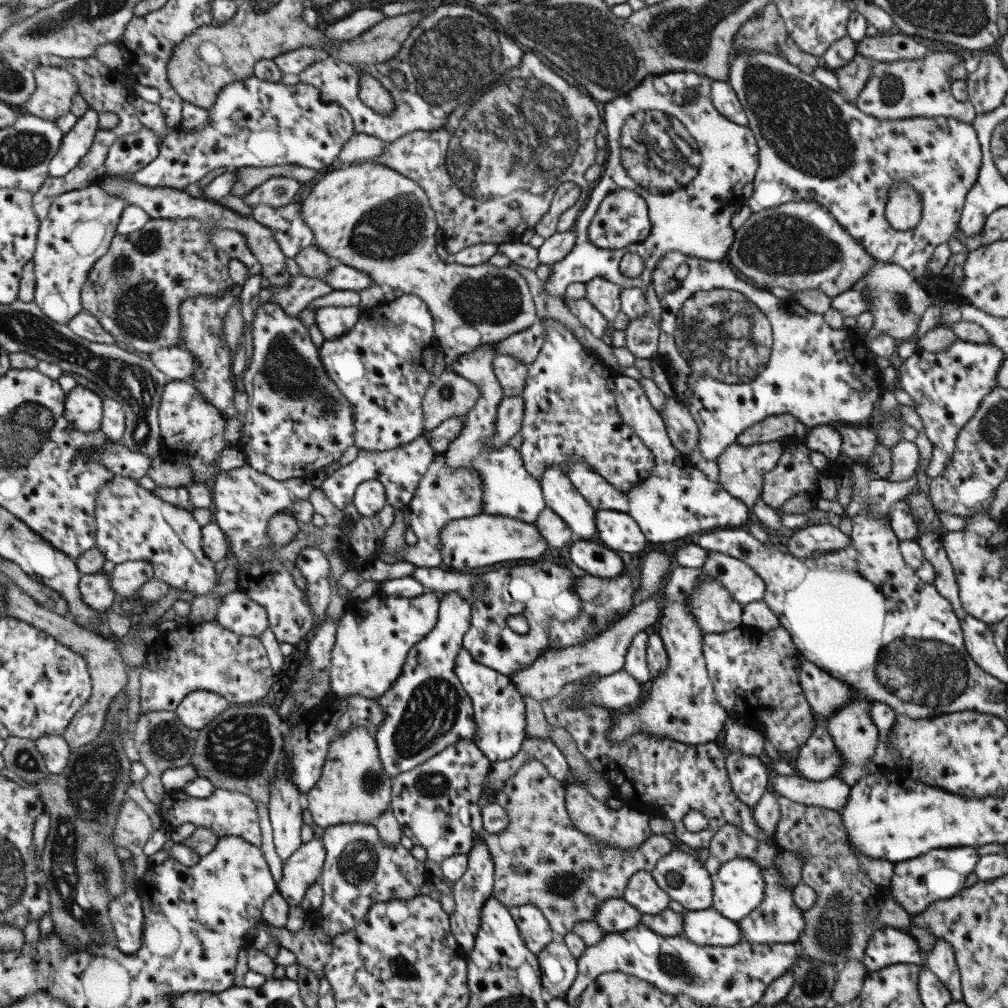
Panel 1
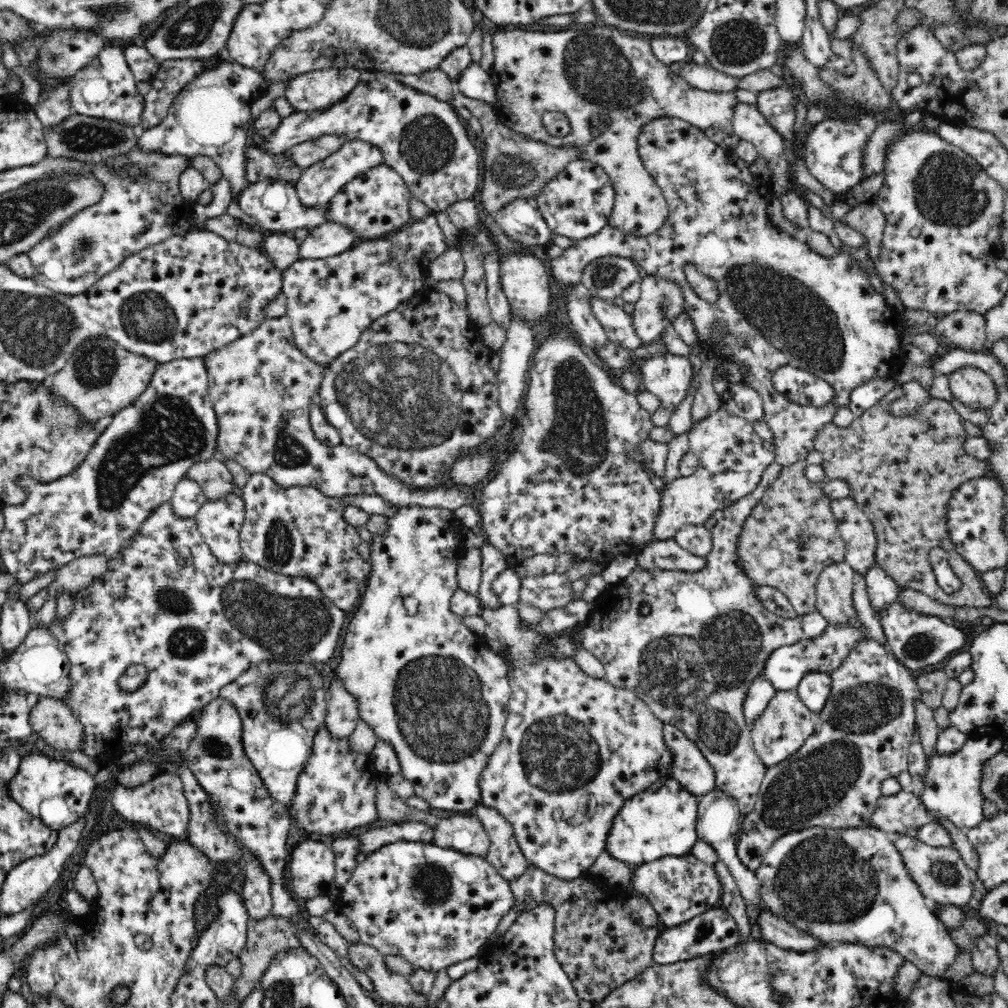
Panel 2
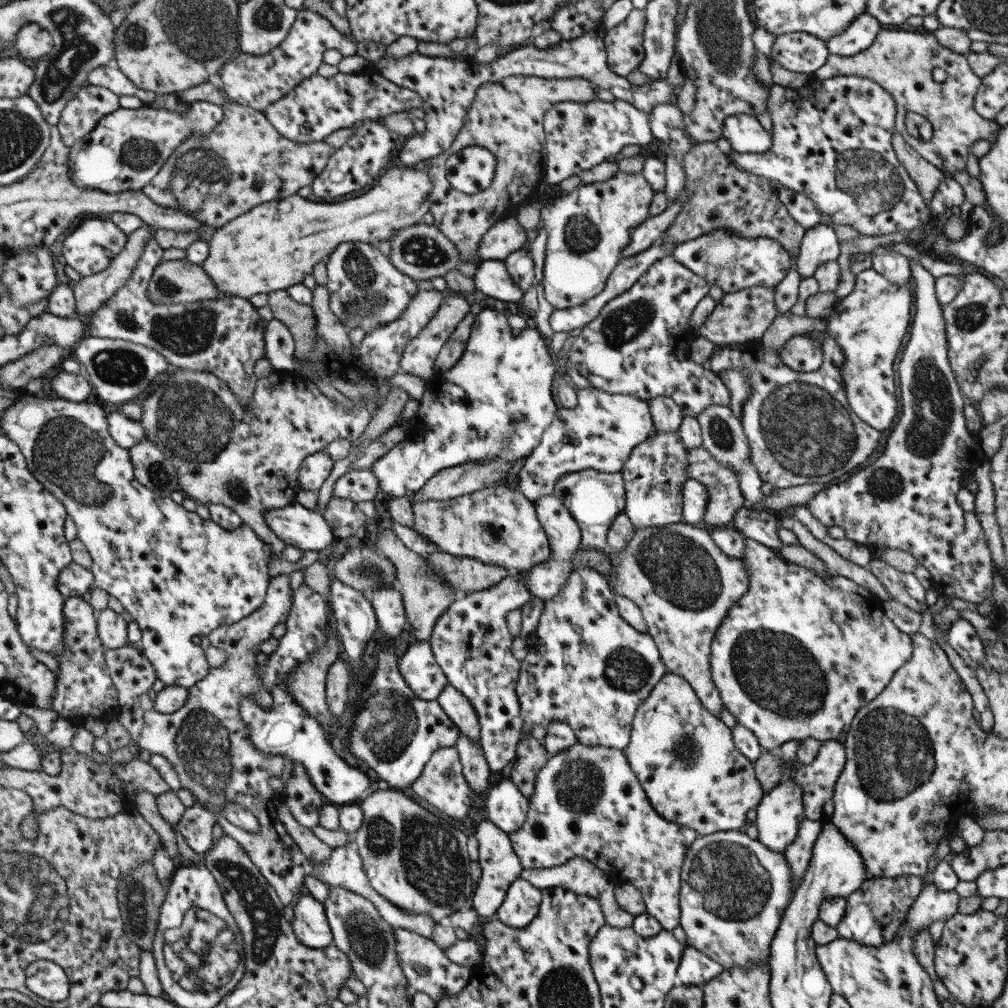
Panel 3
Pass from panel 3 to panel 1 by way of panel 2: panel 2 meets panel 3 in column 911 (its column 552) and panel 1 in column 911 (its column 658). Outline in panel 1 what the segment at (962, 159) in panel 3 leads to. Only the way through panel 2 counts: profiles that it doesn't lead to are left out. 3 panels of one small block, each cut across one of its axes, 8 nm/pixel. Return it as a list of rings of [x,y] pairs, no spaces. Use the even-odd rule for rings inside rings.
[[[931,52],[915,60],[876,61],[869,73],[869,79],[855,97],[854,105],[866,115],[879,120],[899,120],[908,118],[933,118],[944,116],[971,124],[976,115],[968,99],[955,100],[950,93],[953,80],[948,73],[952,64],[961,59],[947,52]],[[896,180],[888,190],[884,217],[891,228],[906,231],[917,226],[921,216],[921,201],[918,194],[904,182]]]

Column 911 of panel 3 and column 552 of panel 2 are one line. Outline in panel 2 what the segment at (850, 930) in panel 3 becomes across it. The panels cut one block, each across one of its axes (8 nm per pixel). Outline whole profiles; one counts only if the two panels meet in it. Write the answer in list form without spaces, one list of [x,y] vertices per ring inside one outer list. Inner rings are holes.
[[[529,863],[522,876],[510,881],[510,887],[516,897],[514,908],[527,911],[544,901],[556,907],[553,953],[566,973],[566,977],[570,979],[574,993],[580,998],[580,1001],[601,1001],[616,988],[637,978],[643,974],[646,968],[655,964],[653,954],[657,939],[656,928],[636,926],[629,918],[621,906],[621,898],[624,896],[624,890],[627,890],[625,887],[609,885],[601,878],[586,873],[574,880],[557,879],[555,876],[546,874],[534,863]]]

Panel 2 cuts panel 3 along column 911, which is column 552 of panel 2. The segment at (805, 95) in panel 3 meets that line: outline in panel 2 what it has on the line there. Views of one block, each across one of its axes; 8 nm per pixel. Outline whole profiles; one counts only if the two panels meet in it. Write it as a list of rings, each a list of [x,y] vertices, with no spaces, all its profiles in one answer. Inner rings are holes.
[[[576,158],[554,180],[548,182],[544,192],[536,196],[536,204],[550,230],[579,241],[598,234],[606,226],[607,216],[612,210],[613,194],[610,179],[602,168]]]

